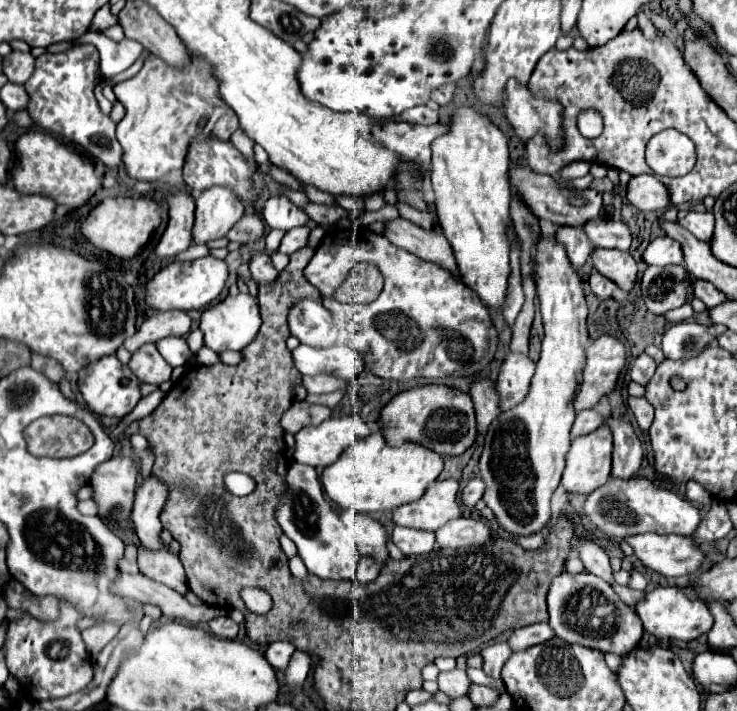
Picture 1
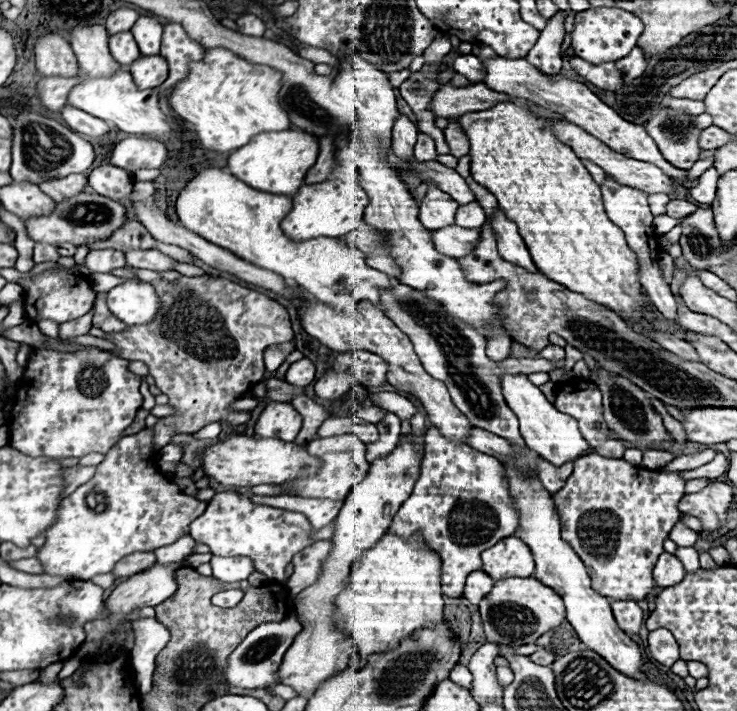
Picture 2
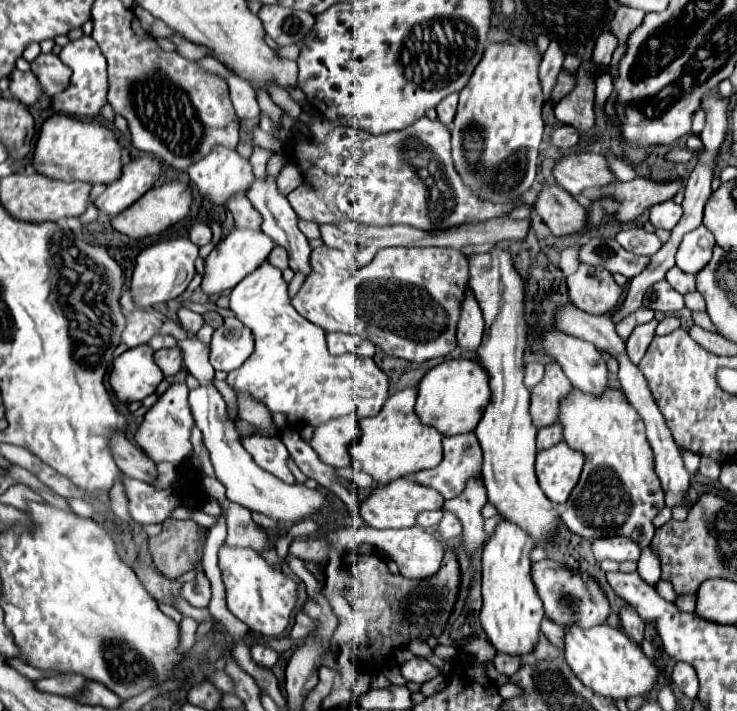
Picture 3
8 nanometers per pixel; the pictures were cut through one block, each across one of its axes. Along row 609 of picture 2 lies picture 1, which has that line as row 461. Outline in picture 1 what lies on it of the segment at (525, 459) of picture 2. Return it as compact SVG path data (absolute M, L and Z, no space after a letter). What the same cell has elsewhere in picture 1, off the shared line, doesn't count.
M606 426L574 438L566 454L566 470L560 482L564 490L568 494L588 494L594 486L600 486L610 476L610 454L612 434Z

